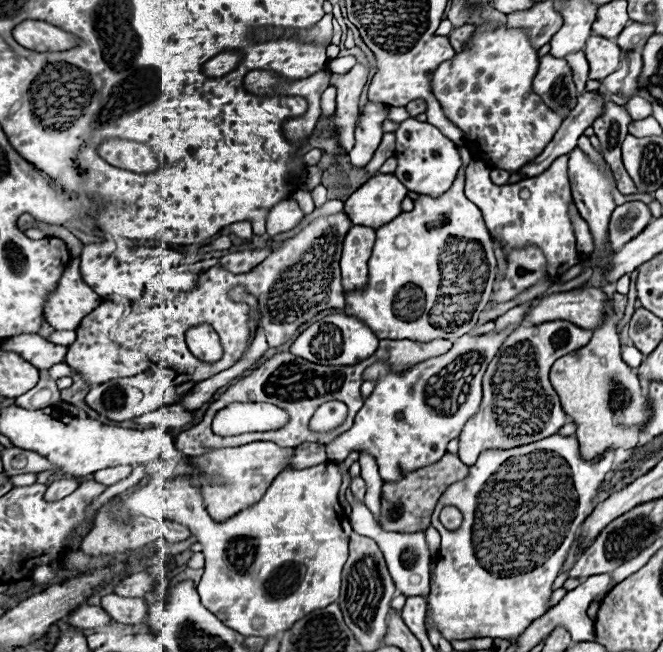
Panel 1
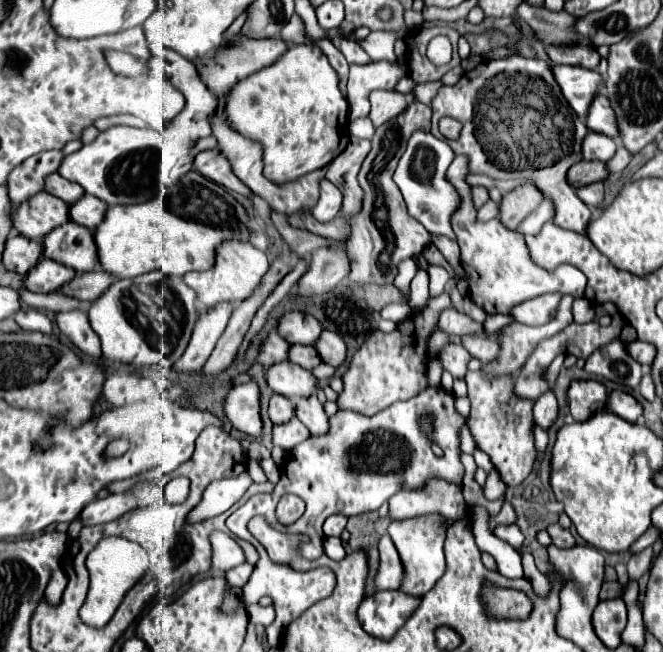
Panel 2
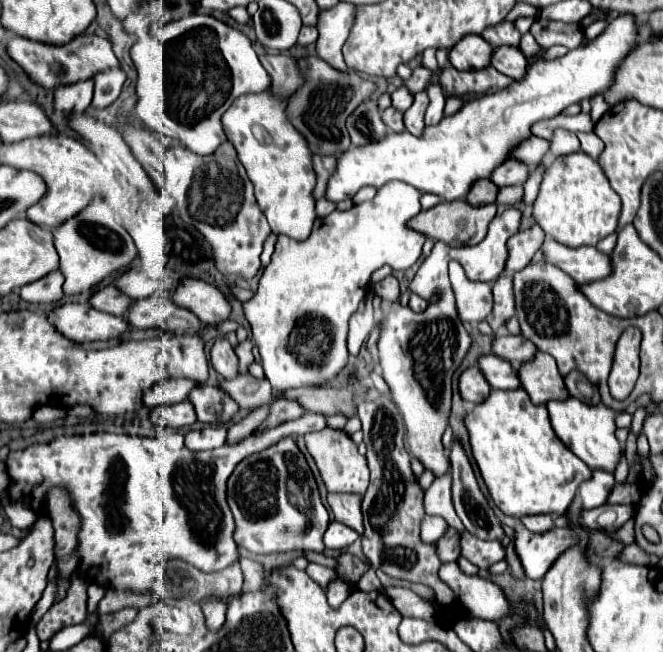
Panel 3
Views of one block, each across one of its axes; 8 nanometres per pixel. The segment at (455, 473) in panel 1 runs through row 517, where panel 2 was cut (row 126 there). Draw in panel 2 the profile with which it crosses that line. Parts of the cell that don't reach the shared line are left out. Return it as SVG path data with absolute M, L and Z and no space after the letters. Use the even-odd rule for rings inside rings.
M412 102L402 114L398 114L390 122L382 124L380 128L376 128L376 134L372 138L372 150L366 156L366 160L360 168L360 174L358 174L358 182L364 190L362 210L348 218L352 224L352 236L346 242L346 250L350 256L348 278L352 284L392 282L398 272L396 268L398 268L400 260L418 256L430 244L430 236L426 234L426 230L422 230L420 222L414 222L414 218L408 216L404 198L402 198L398 186L394 186L394 182L392 182L392 174L396 170L400 156L406 150L408 138L416 130L430 132L430 118L432 118L430 106L426 106L422 102Z

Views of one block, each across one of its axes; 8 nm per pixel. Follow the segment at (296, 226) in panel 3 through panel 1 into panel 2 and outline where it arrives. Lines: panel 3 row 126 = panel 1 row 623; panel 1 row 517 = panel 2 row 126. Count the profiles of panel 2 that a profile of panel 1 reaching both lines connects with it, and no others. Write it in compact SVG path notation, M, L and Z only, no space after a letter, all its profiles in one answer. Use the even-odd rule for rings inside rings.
M314 44L288 48L278 62L238 82L220 106L240 134L262 144L264 176L278 184L326 166L349 142L348 102L338 90L338 74ZM168 50L168 54L166 54L166 62L168 62L168 64L166 64L166 74L168 74L168 80L170 80L170 82L172 82L172 84L174 84L174 86L176 86L176 88L178 88L178 90L180 90L180 92L182 92L182 94L184 94L184 98L186 98L186 106L184 106L184 110L182 110L182 112L180 112L180 114L178 114L178 116L176 116L176 118L174 118L174 120L170 120L170 122L168 122L168 126L166 126L166 128L160 128L160 130L146 130L146 128L132 128L132 126L112 126L112 128L108 128L108 130L104 130L104 132L100 132L100 134L98 134L98 138L96 138L96 140L94 140L94 142L90 142L90 144L84 144L84 146L82 146L82 148L80 148L80 150L78 150L78 152L74 152L74 154L68 154L68 156L64 156L64 160L62 160L62 168L58 168L58 174L62 174L62 176L64 176L64 178L66 178L66 180L74 180L74 182L78 182L78 184L80 184L80 186L82 186L82 188L84 188L84 190L86 190L86 194L92 194L92 196L98 196L98 198L102 198L102 200L104 200L104 202L106 202L106 204L110 204L110 206L114 206L114 204L140 204L140 202L144 202L144 200L146 200L146 198L152 198L152 196L154 196L154 190L156 190L156 180L158 180L158 182L160 182L160 178L164 178L164 180L172 180L172 182L176 182L176 180L178 180L178 176L184 176L184 174L186 174L186 172L190 172L190 170L192 170L192 164L194 164L194 160L192 160L192 148L194 148L194 146L196 146L196 142L198 142L198 139L200 139L200 138L203 138L203 137L206 137L206 136L210 136L210 134L212 134L212 130L210 130L210 114L212 114L212 112L214 112L214 110L216 110L216 108L218 108L218 104L220 104L220 102L218 102L218 100L216 100L216 98L214 98L214 94L212 94L212 92L210 92L210 90L208 90L208 88L206 88L206 86L204 86L204 84L202 84L202 80L200 80L200 76L198 76L198 72L196 72L196 66L194 66L194 64L192 64L192 62L190 62L190 60L186 60L186 58L184 58L184 56L180 56L180 54L176 54L176 52L174 52L174 50ZM170 158L172 158L172 160L174 160L174 166L172 166L172 168L164 168L164 166L166 166L166 162L164 162L164 160L170 160Z

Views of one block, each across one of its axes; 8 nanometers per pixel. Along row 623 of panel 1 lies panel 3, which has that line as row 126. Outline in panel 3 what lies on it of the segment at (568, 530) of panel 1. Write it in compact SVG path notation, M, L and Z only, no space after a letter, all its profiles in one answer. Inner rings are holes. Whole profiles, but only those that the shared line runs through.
M622 12L586 46L578 46L556 60L534 62L524 80L498 92L464 100L458 114L444 116L438 126L426 126L422 136L390 132L380 142L350 148L338 158L338 168L328 180L326 198L340 202L352 198L362 186L380 188L386 182L400 180L420 192L438 194L444 200L462 200L476 180L488 178L502 160L506 162L510 158L510 152L530 136L534 122L554 118L570 104L608 90L614 84L620 64L638 46L638 34L638 18L632 12Z

